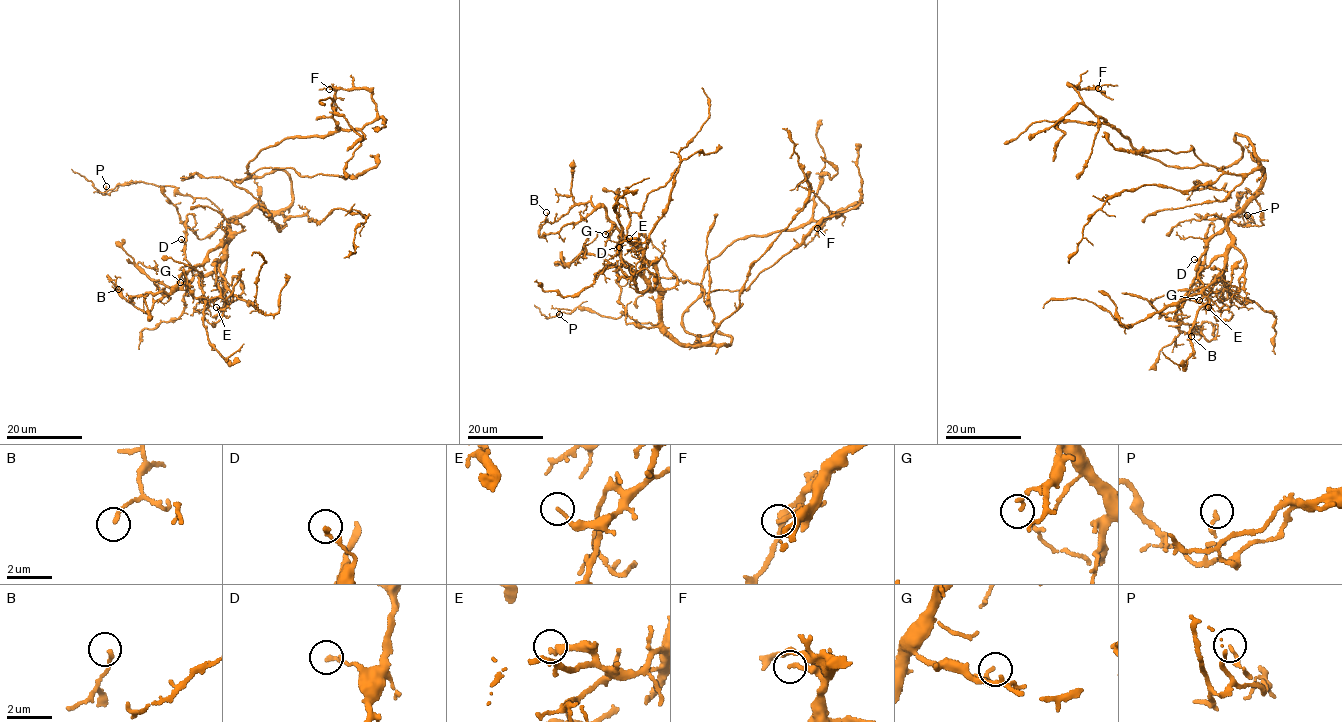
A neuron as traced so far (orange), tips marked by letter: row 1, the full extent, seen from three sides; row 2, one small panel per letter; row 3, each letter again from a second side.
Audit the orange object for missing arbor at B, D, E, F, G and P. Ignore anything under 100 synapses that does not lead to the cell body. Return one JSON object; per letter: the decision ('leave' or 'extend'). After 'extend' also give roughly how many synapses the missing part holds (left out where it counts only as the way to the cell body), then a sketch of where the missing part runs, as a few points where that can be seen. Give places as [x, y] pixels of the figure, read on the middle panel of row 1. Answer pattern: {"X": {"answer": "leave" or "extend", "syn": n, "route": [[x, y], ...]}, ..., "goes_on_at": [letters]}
{"B": {"answer": "leave"}, "D": {"answer": "leave"}, "E": {"answer": "leave"}, "F": {"answer": "leave"}, "G": {"answer": "leave"}, "P": {"answer": "leave"}, "goes_on_at": []}

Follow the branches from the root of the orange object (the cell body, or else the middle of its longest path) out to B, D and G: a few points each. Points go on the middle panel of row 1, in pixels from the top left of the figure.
B: (727, 346), (682, 346), (666, 330), (655, 268), (602, 207), (542, 237), (546, 212)
D: (727, 346), (682, 346), (661, 322), (655, 268), (623, 236), (617, 245), (620, 251), (619, 247)
G: (727, 346), (682, 346), (661, 322), (655, 268), (614, 225), (605, 234)

